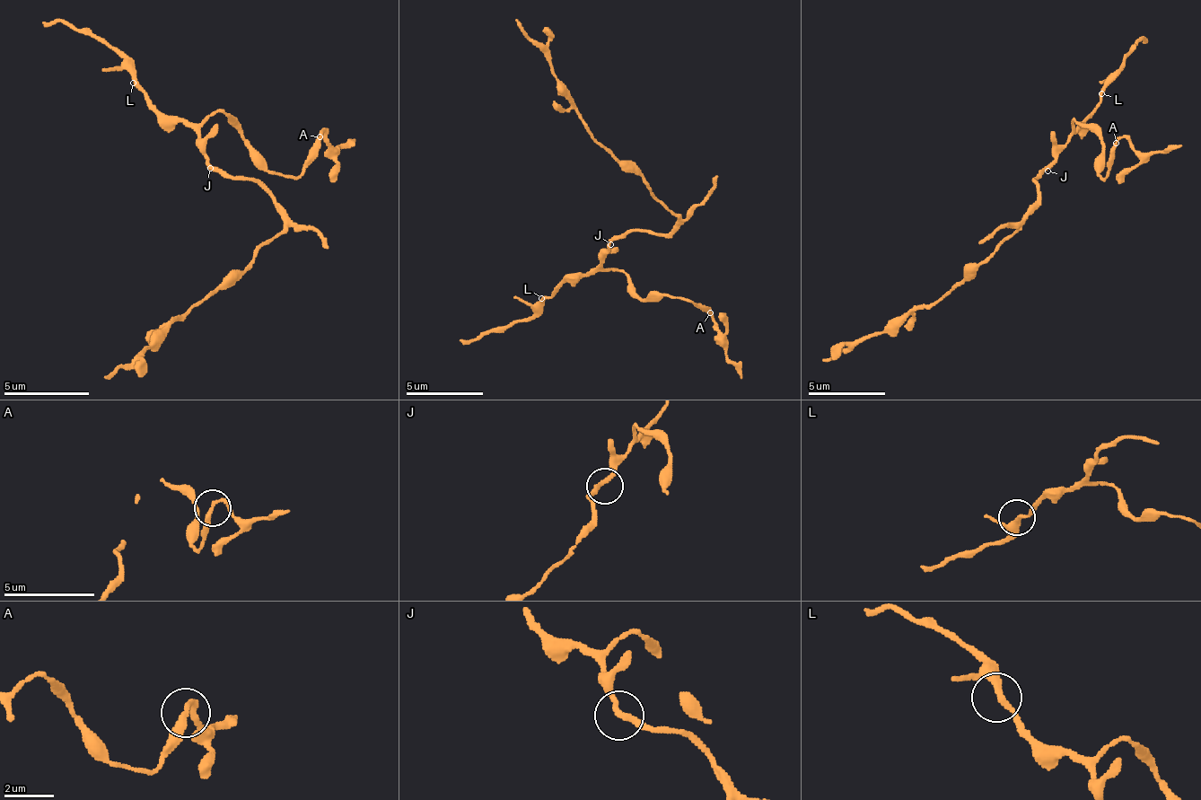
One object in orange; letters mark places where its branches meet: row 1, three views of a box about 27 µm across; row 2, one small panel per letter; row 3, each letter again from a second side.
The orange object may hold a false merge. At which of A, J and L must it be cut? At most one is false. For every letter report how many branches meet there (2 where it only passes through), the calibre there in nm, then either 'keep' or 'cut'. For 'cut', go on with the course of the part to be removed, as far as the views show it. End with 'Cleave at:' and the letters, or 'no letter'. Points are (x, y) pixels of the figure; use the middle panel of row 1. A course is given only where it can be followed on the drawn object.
A: 2 branches meet; 240 nm thick; keep
J: 2 branches meet; 240 nm thick; keep
L: 2 branches meet; 220 nm thick; keep
Cleave at: no letter

